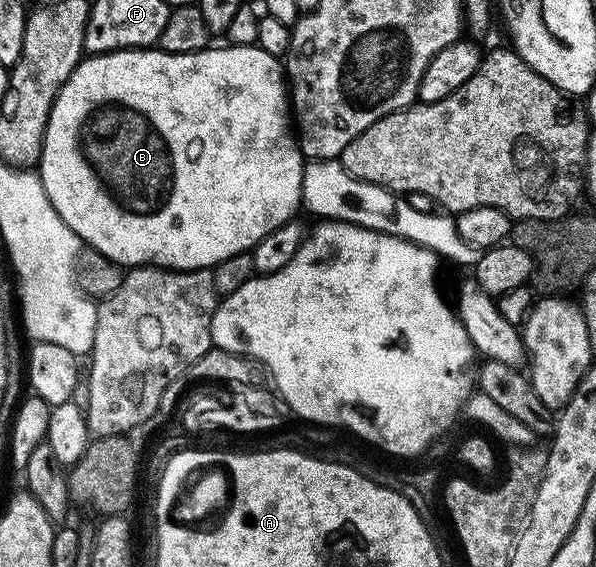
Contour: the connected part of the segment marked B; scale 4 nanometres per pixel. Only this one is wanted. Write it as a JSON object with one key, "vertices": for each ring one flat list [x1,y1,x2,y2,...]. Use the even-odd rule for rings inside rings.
{"vertices":[[231,45,226,49,207,47,197,53,166,53,159,47,118,49,115,53,96,53,78,62,68,75,52,103,42,140,42,158,36,172,54,210,68,223,79,242,100,251,123,267,153,265,163,269,213,270,232,255,249,253,276,227,295,216,302,205,302,170,304,158,292,132,292,102,288,96,288,78,279,58,257,45]]}

